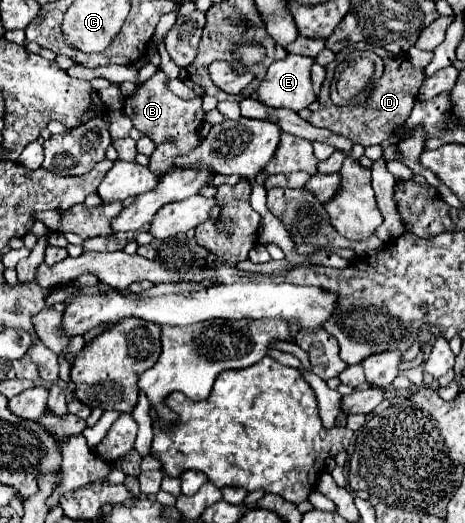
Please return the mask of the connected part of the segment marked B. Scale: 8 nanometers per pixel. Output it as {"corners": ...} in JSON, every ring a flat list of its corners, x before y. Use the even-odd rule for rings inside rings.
{"corners":[[157,71,151,79,139,85,131,97,125,97,123,111,131,119,133,127,155,143,155,151,149,157,149,169,157,175,167,173,177,155,185,155,187,151,193,149,193,145,199,143,197,127,203,123,203,115,205,115,201,107,201,97,193,97,193,99,177,97,167,87,167,75,163,71],[167,137,173,137,175,141,167,143]]}

